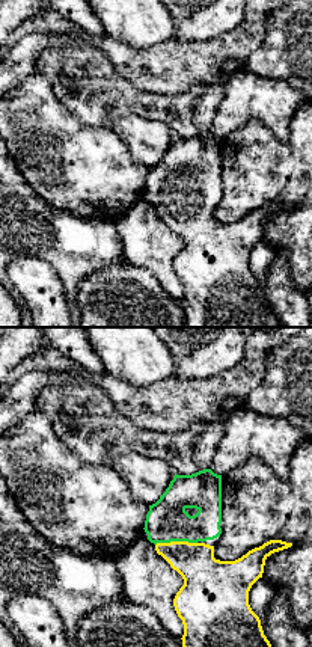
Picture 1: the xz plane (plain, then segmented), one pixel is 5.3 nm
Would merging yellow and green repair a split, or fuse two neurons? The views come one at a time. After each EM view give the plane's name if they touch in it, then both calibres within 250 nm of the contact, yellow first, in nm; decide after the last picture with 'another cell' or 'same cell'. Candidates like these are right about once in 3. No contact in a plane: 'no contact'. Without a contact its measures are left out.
meets yellow in xz; 240 nm thick on the yellow side, 220 nm on the other

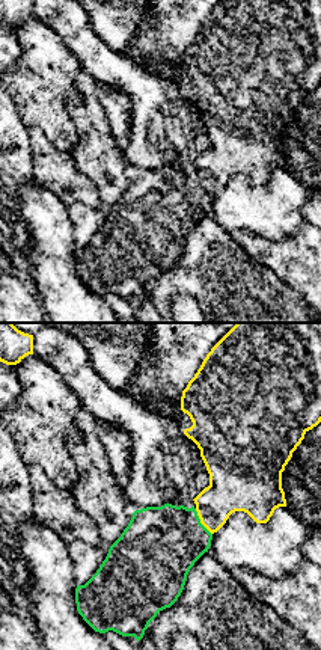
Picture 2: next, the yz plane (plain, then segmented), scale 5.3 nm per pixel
meets yellow in yz; 260 nm thick on the yellow side, 400 nm on the other

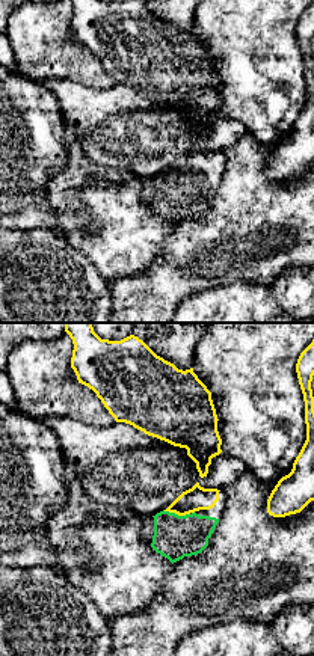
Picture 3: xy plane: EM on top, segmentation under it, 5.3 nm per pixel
meets yellow in xy; 130 nm thick on the yellow side, 220 nm on the other

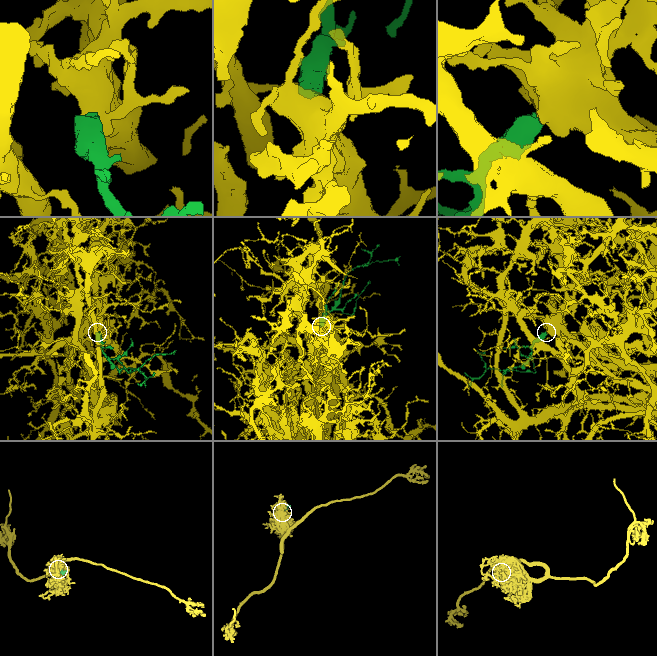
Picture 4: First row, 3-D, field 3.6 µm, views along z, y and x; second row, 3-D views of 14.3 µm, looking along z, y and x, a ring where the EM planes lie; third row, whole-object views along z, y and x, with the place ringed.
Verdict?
same cell

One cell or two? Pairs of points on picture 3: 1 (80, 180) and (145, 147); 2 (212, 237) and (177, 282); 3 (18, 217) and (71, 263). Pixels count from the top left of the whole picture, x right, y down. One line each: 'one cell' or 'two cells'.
1: two cells
2: one cell
3: two cells

